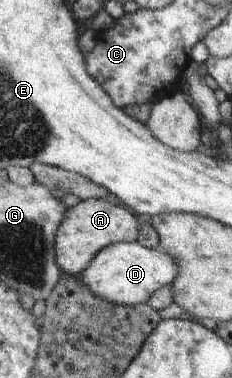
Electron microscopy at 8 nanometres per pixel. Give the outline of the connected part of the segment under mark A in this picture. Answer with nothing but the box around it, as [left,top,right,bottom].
[55,199,142,276]

